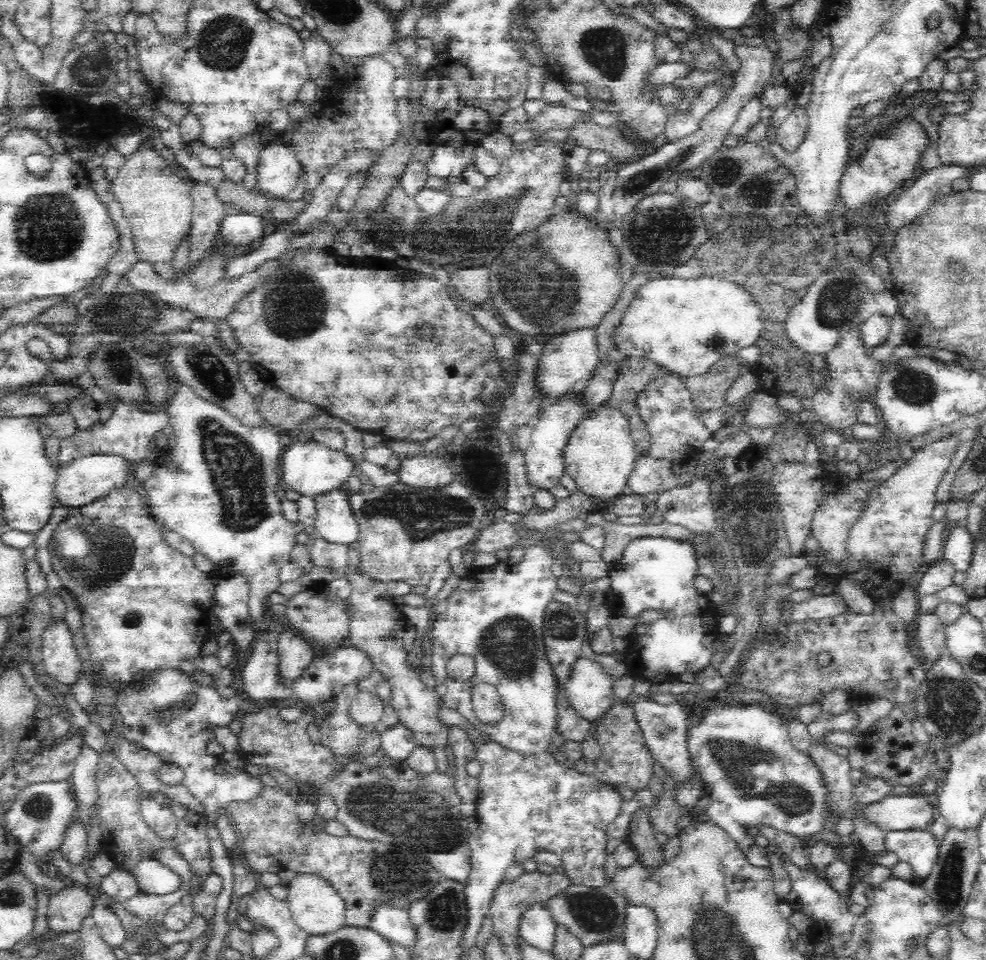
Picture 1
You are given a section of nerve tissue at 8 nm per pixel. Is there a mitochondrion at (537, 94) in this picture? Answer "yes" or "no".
no

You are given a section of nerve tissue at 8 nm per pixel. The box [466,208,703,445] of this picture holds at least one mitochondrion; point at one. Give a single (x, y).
(539, 284)

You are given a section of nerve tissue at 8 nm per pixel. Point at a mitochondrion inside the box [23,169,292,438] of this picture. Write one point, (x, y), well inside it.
(128, 314)

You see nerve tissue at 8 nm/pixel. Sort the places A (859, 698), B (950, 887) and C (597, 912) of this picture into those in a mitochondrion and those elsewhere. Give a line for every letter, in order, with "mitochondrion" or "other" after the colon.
A: other
B: mitochondrion
C: mitochondrion

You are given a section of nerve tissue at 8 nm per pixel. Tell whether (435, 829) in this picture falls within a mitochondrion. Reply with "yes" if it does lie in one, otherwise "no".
yes

